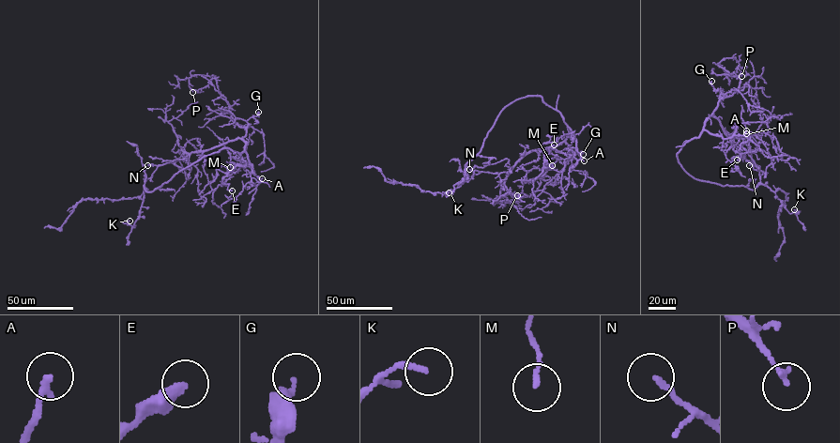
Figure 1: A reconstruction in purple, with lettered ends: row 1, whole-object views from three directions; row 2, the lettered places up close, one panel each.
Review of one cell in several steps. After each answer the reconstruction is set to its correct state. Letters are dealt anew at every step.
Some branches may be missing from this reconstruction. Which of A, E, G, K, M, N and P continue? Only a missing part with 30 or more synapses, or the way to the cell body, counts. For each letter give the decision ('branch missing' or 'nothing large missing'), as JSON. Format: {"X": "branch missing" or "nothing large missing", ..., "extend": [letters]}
{"A": "nothing large missing", "E": "nothing large missing", "G": "nothing large missing", "K": "nothing large missing", "M": "nothing large missing", "N": "nothing large missing", "P": "nothing large missing", "extend": []}

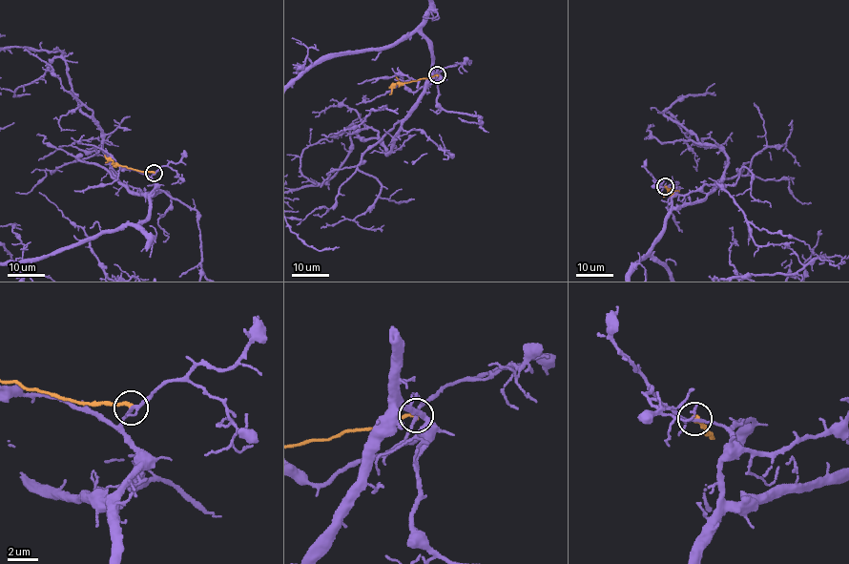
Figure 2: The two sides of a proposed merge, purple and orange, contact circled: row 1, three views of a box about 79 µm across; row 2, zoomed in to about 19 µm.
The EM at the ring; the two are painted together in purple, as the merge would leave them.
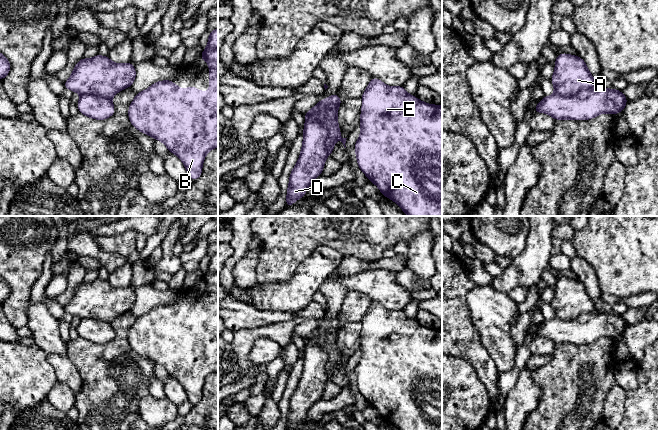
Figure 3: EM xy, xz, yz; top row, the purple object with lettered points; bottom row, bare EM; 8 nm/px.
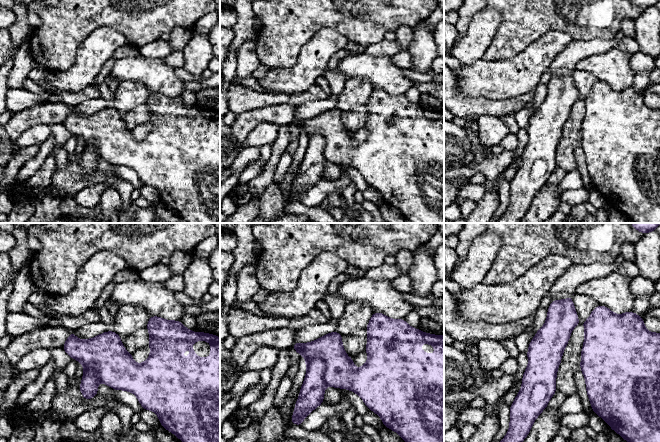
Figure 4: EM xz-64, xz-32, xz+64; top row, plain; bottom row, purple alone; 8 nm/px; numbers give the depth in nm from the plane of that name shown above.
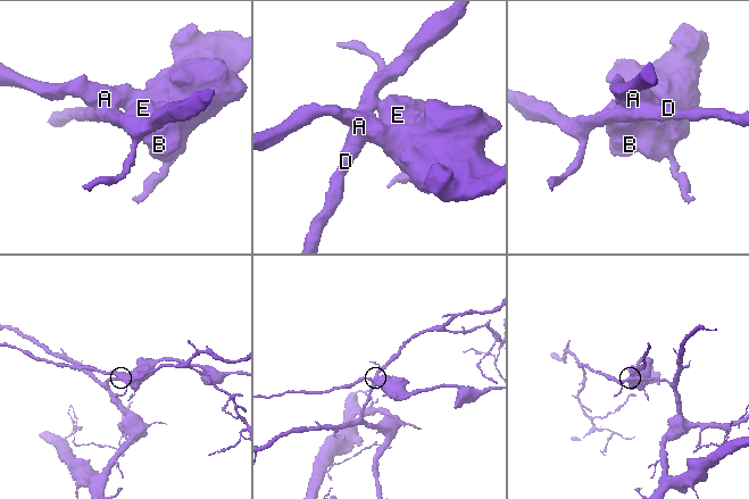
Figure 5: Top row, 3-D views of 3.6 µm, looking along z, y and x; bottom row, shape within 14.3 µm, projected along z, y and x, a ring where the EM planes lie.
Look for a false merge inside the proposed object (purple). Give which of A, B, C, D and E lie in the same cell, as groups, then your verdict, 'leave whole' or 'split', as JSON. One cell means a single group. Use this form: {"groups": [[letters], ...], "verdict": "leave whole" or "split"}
{"groups": [["A", "B", "C", "E"], ["D"]], "verdict": "split"}

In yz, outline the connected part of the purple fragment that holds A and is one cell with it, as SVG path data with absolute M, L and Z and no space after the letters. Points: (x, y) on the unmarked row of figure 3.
M566 277L557 279L551 306L556 317L567 321L583 313L597 312L594 300L589 296L585 285L579 280Z

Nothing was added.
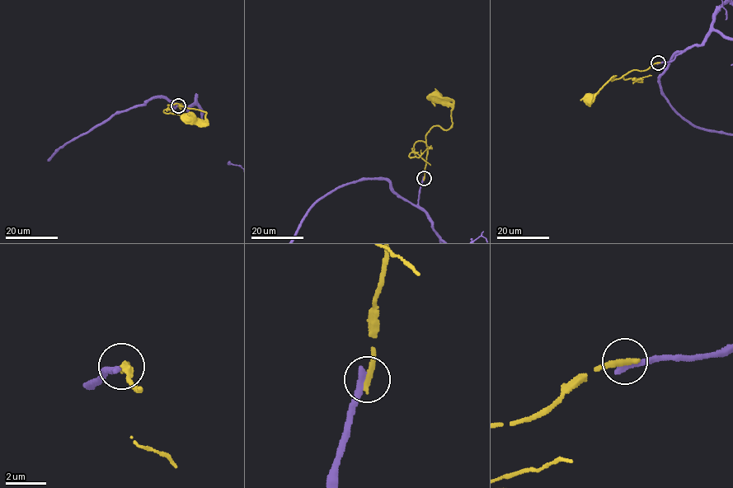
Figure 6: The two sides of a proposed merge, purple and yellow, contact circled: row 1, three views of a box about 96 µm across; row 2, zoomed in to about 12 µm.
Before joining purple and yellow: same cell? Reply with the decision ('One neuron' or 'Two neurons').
Two neurons

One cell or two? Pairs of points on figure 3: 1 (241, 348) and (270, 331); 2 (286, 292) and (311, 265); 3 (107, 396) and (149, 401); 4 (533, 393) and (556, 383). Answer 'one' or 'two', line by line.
1: one
2: one
3: two
4: two

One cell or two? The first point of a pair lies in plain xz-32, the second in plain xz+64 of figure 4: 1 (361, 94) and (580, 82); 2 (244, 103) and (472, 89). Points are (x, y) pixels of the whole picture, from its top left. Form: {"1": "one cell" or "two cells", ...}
{"1": "one cell", "2": "two cells"}

